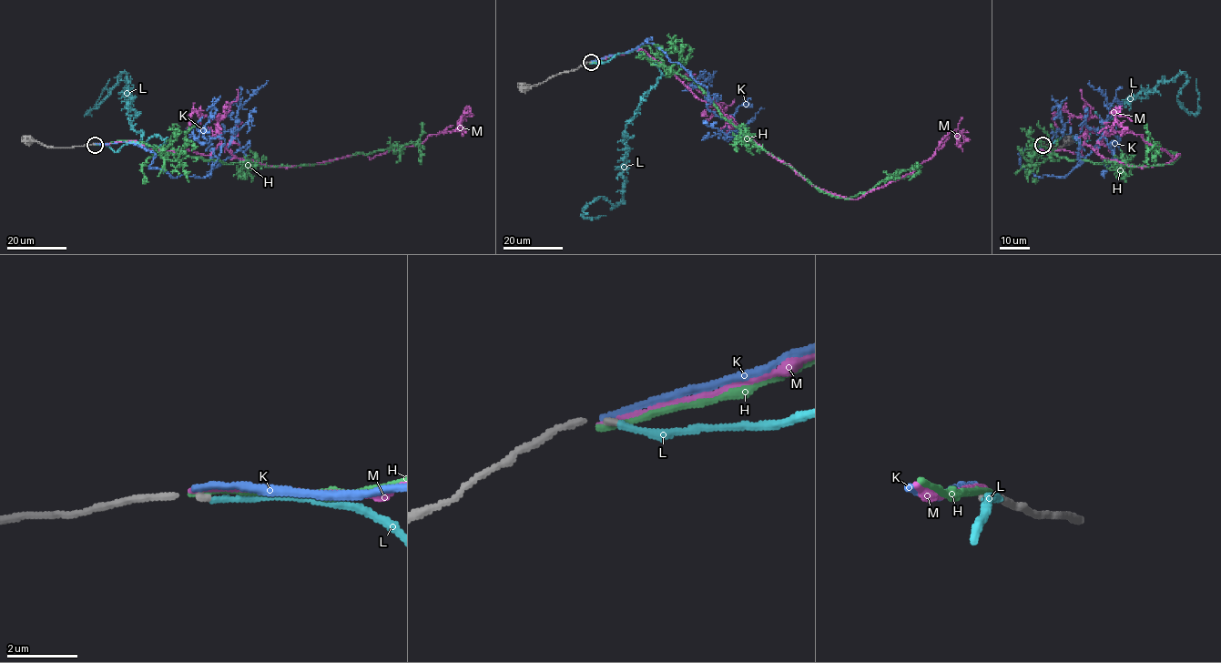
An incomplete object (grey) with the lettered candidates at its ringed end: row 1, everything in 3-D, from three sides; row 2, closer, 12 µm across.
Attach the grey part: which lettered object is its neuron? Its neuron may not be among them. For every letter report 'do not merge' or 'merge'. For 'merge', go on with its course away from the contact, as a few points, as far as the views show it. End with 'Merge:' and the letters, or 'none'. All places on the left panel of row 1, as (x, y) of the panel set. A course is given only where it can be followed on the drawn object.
H: do not merge
K: do not merge
L: merge; course (94, 144), (164, 142), (144, 142), (129, 122), (125, 73), (86, 113), (109, 79)
M: do not merge
Merge: L

